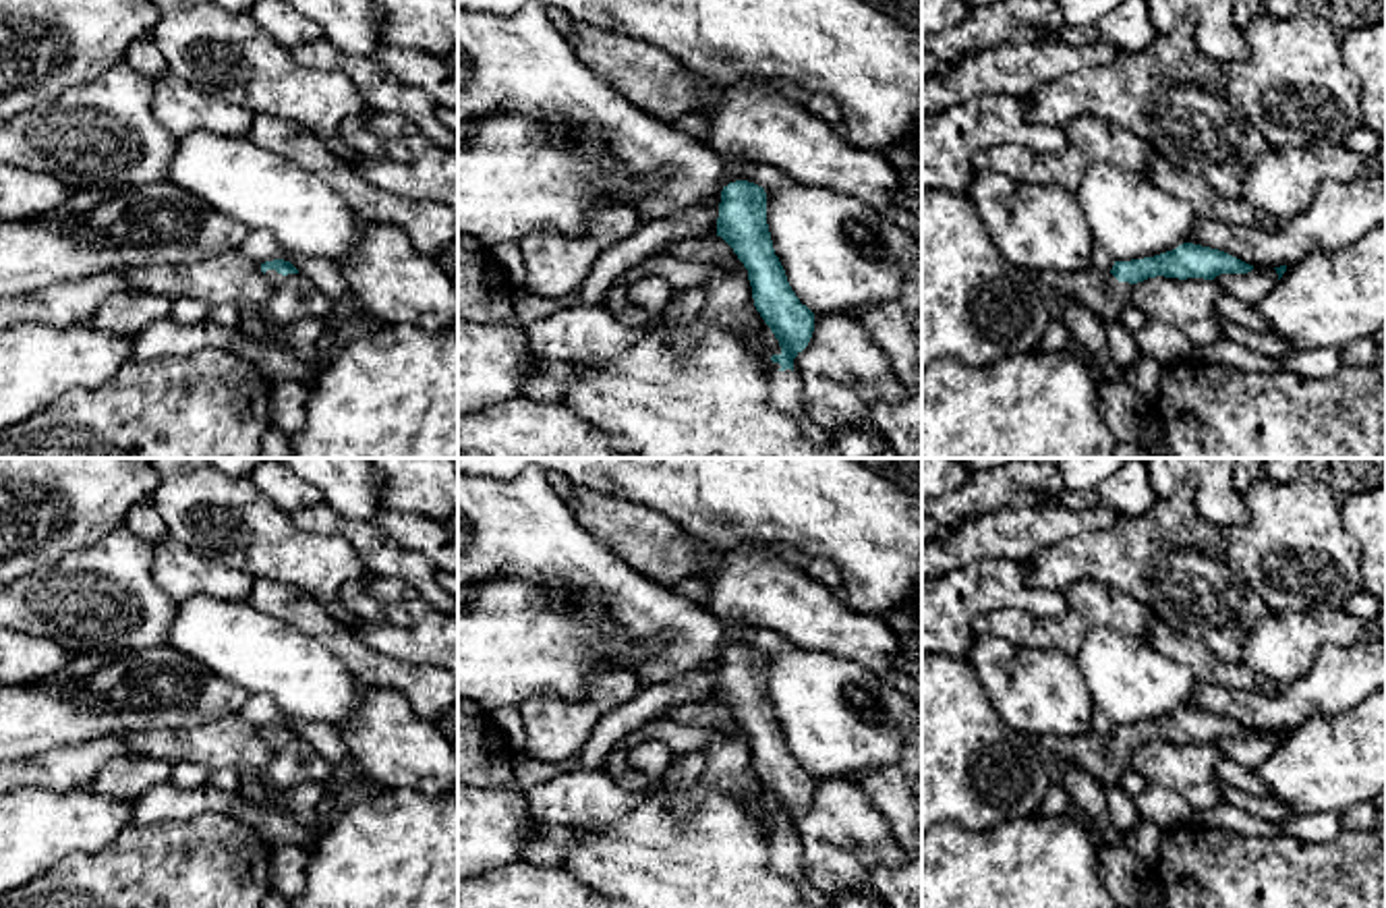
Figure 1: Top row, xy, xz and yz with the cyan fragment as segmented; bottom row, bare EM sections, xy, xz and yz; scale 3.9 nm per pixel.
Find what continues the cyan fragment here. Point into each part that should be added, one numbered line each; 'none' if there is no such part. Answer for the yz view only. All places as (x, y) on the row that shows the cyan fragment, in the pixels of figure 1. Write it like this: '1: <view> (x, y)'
1: yz (1101, 293)

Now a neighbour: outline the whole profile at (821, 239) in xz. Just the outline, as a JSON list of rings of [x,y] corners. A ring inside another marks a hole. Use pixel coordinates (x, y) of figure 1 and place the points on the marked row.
[[[800,182],[764,193],[775,255],[791,290],[814,315],[837,313],[858,319],[862,309],[899,296],[916,259],[916,240],[909,232],[845,193]]]

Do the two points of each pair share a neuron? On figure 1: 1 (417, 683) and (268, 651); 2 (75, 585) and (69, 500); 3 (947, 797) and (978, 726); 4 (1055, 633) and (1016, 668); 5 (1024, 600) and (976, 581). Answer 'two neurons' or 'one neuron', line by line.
1: two neurons
2: two neurons
3: one neuron
4: two neurons
5: one neuron

